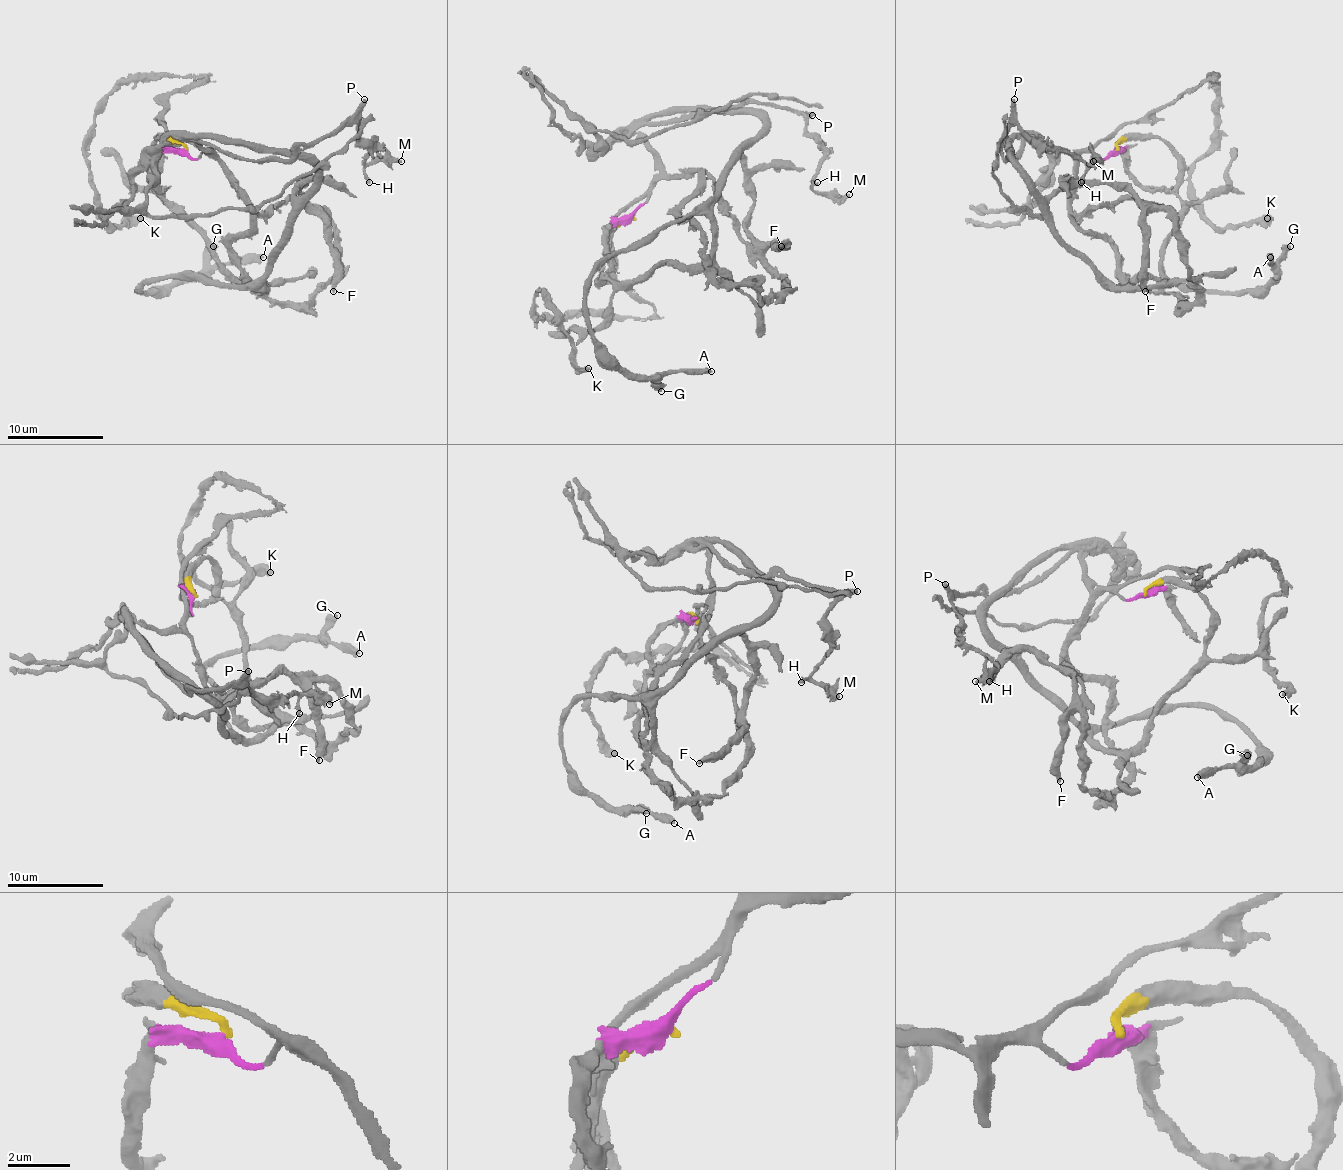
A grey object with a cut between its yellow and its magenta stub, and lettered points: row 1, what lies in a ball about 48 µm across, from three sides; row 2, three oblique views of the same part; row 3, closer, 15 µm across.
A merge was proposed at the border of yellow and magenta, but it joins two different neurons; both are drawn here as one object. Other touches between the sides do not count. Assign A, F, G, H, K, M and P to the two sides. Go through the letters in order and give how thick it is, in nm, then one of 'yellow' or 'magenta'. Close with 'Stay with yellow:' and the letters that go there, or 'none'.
A: calibre 460 nm; yellow
F: calibre 320 nm; yellow
G: calibre 600 nm; yellow
H: calibre 180 nm; magenta
K: calibre 440 nm; magenta
M: calibre 320 nm; magenta
P: calibre 340 nm; magenta
Stay with yellow: A, F, G

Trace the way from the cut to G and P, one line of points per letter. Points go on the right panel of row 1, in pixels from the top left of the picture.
G: (1117, 149), (1131, 137), (1165, 144), (1182, 221), (1165, 279), (1114, 289), (1148, 277), (1259, 291), (1290, 246)
P: (1117, 149), (1102, 159), (1090, 152), (1052, 152), (1030, 137), (1013, 159), (1006, 159), (1001, 149), (1013, 99)

